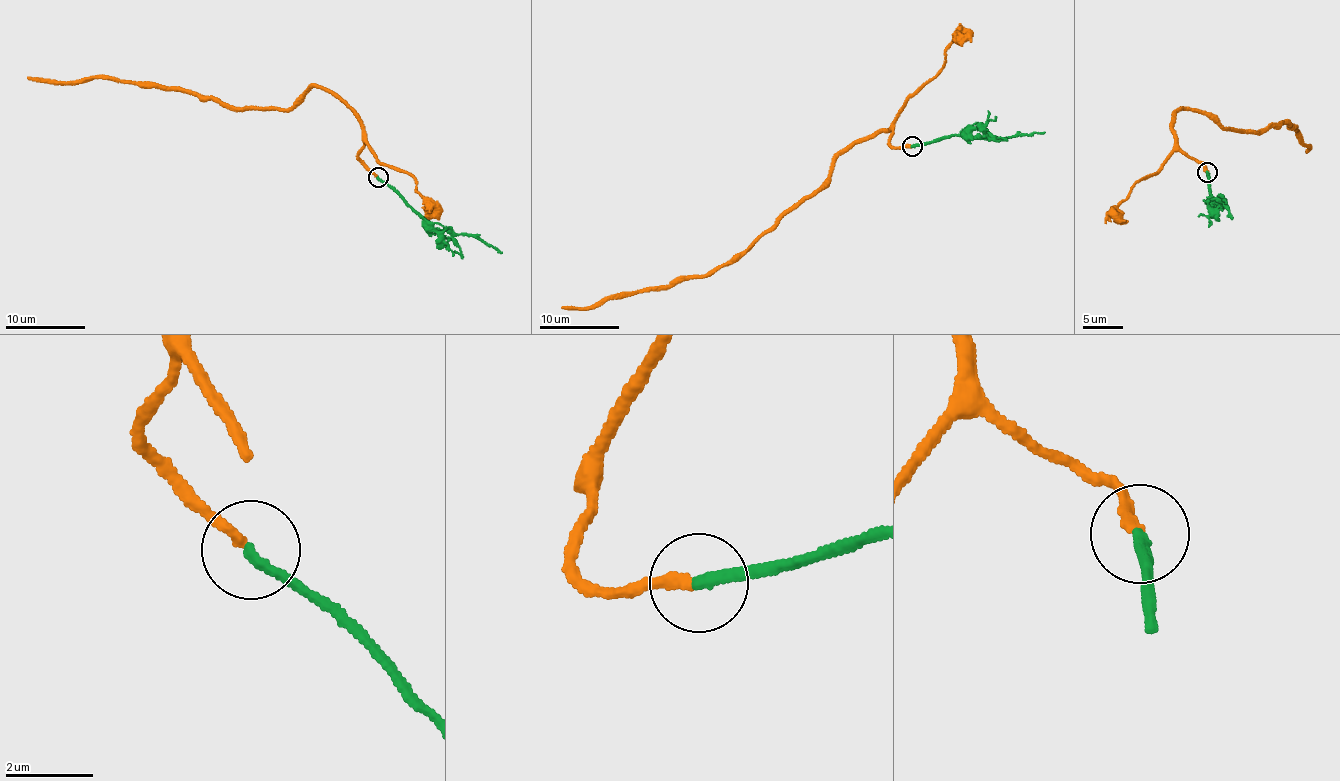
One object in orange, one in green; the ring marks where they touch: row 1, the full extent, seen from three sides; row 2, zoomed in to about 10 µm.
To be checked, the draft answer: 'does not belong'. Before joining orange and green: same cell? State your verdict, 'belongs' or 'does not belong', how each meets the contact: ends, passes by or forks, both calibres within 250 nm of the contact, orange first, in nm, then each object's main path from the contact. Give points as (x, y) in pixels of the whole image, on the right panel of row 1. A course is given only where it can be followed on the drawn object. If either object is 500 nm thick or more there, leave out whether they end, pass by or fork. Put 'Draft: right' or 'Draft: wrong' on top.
Draft: wrong
belongs; orange ends there; green ends there; 240 nm thick on the orange side, 260 nm on the other; orange runs (1206, 172), (1179, 148), (1172, 115), (1184, 108), (1253, 134), (1288, 121), (1306, 151); green runs (1207, 171), (1212, 197), (1219, 201), (1223, 194), (1226, 202)

